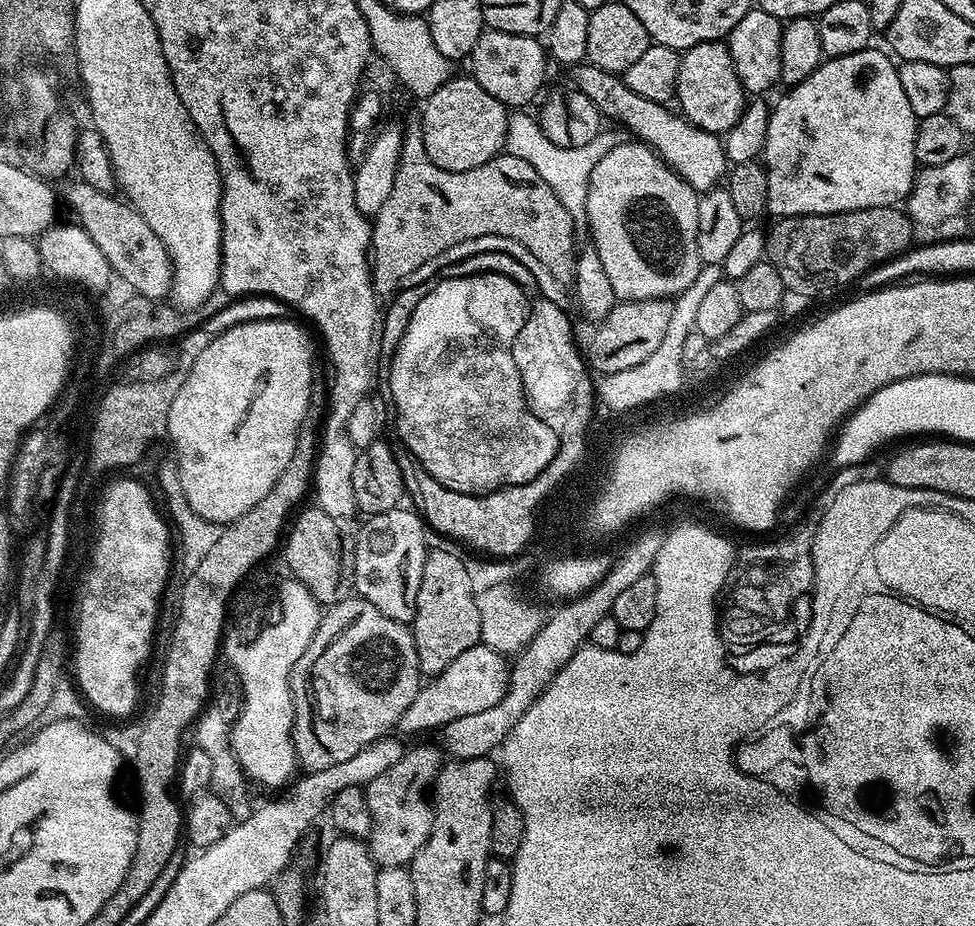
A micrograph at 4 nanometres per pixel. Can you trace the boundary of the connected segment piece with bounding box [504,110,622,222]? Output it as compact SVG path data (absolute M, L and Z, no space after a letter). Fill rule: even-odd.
M516 110L508 117L504 148L507 155L530 162L530 166L534 166L534 170L542 174L546 186L554 190L554 194L558 196L558 202L566 208L566 214L570 214L573 222L580 222L584 220L586 194L594 166L598 166L600 159L620 143L622 143L622 136L616 132L604 130L594 138L594 142L586 142L586 146L570 146L569 148L554 146L554 142L550 142L550 138L546 138L546 134L540 129L539 119L533 113L531 116L528 110Z

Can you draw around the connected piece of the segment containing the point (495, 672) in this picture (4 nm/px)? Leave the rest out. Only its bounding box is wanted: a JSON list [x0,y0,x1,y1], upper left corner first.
[399,642,510,732]

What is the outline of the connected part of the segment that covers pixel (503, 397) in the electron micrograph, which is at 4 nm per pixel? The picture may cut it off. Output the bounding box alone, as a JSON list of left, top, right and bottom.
[386,272,558,496]

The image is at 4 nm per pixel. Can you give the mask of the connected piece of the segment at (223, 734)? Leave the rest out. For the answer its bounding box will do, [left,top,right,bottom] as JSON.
[194,688,250,814]

